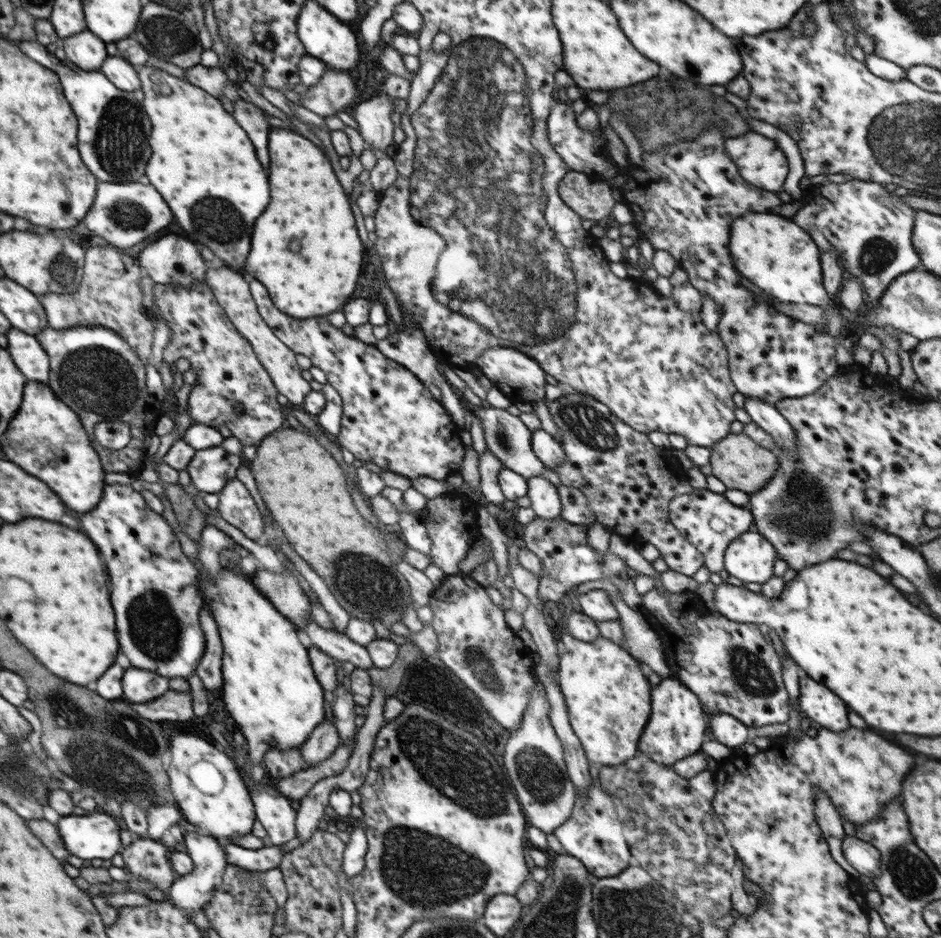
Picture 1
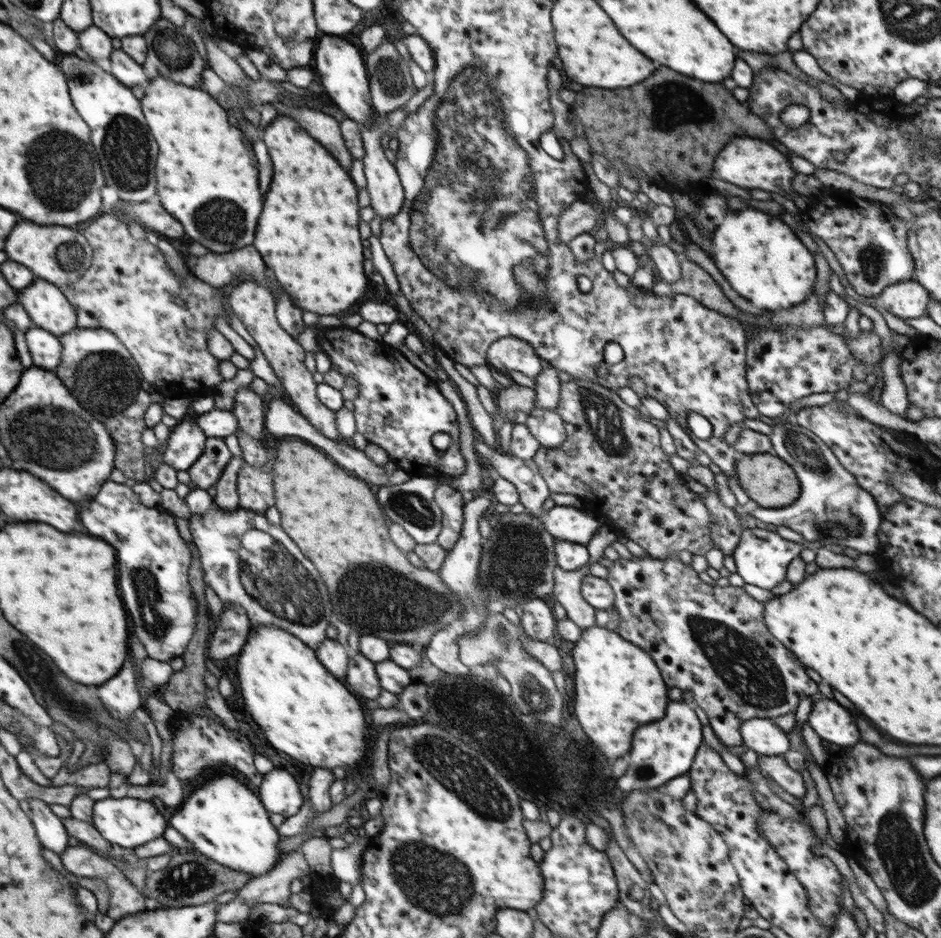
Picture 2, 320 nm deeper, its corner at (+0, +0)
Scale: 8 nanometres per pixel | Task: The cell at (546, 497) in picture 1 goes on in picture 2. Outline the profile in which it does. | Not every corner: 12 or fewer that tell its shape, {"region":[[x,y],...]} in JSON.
{"region":[[586,508],[544,511],[557,540],[587,545],[603,522]]}

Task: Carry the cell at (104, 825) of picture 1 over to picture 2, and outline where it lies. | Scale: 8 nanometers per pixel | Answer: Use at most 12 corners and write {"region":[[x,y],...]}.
{"region":[[151,800],[94,803],[93,825],[112,845],[142,846],[163,836]]}

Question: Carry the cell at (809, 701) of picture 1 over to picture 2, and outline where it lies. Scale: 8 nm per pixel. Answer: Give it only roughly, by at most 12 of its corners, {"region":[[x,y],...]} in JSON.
{"region":[[814,696],[808,724],[821,740],[851,748],[858,728],[838,702]]}

